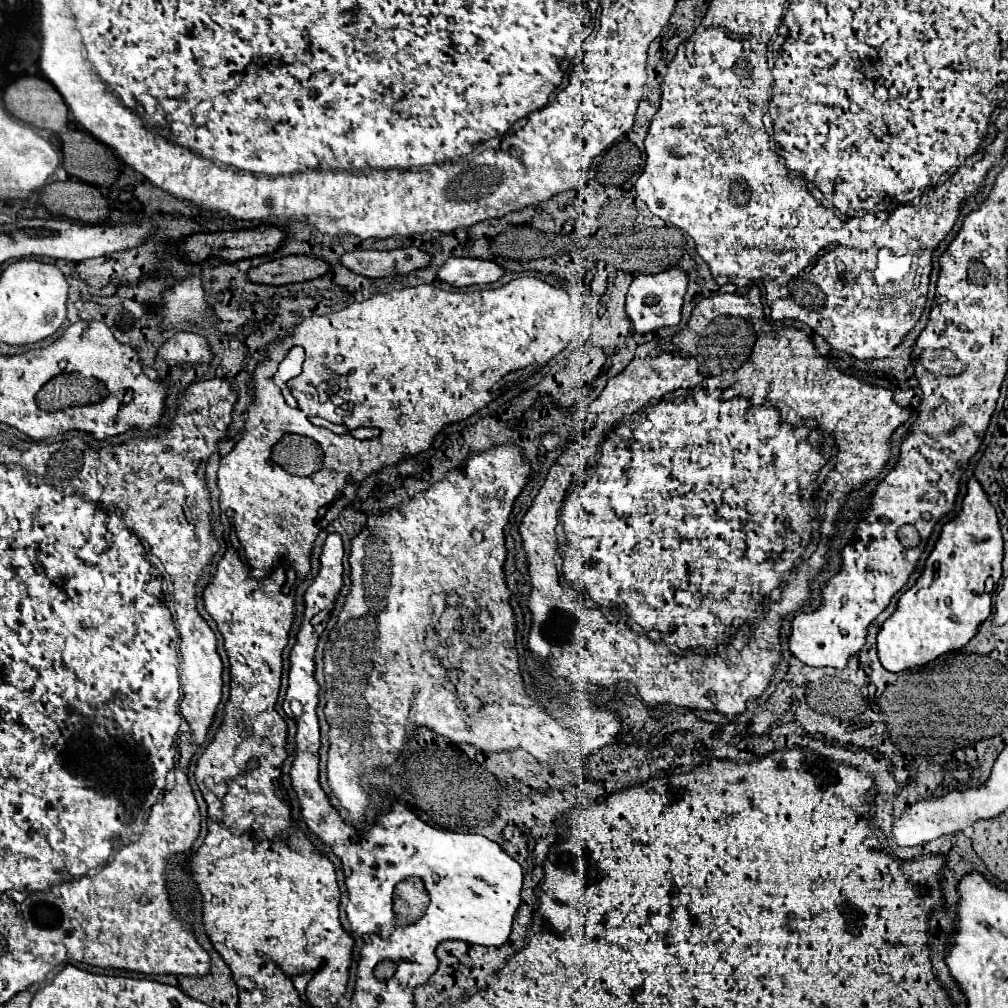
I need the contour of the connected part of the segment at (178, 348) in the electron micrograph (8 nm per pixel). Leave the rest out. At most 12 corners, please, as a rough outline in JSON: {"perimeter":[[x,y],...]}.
{"perimeter":[[179,331],[157,355],[178,364],[211,363],[205,337]]}

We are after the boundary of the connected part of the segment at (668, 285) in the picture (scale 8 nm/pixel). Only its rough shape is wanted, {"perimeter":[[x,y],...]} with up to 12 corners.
{"perimeter":[[687,273],[637,275],[625,313],[637,333],[675,327]]}

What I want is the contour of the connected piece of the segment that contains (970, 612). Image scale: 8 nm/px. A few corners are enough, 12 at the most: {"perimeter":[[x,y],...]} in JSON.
{"perimeter":[[971,477],[921,577],[877,635],[905,671],[991,613],[1003,539]]}

